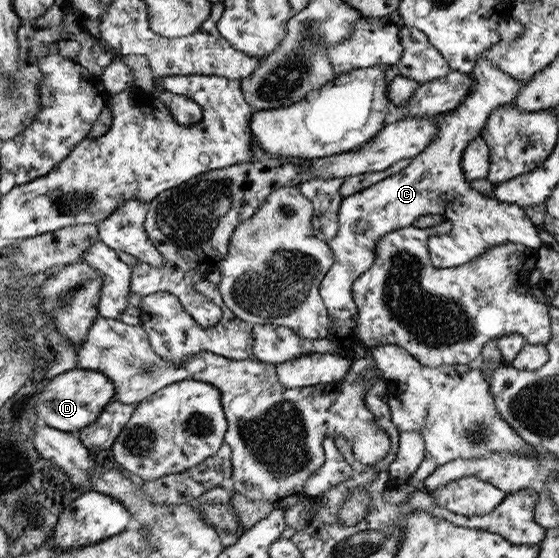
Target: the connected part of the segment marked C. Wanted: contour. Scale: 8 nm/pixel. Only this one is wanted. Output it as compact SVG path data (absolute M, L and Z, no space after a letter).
M484 53L478 56L471 73L474 83L470 93L456 109L448 111L447 114L437 116L438 130L440 131L423 152L414 156L402 171L384 178L376 185L365 188L365 190L357 194L343 197L337 216L339 222L337 235L327 242L327 246L331 247L334 254L334 266L331 267L326 277L322 279L321 284L322 302L326 305L328 313L334 318L327 338L336 344L336 352L333 354L311 352L279 364L277 366L277 375L283 382L283 386L303 388L318 384L341 382L350 369L352 356L354 355L352 354L353 346L363 346L363 343L357 337L357 329L359 328L358 306L354 304L353 284L377 262L379 241L391 232L414 225L422 215L439 214L443 216L445 221L449 221L452 224L452 230L447 235L436 235L435 238L430 238L429 240L430 260L437 269L451 269L465 265L467 262L477 259L486 250L507 244L507 242L523 244L523 246L531 247L532 249L542 248L538 227L526 216L523 207L508 204L507 202L499 202L499 200L491 199L479 193L479 191L468 185L465 171L462 169L462 156L465 154L466 146L475 137L480 136L491 111L494 111L498 106L509 105L512 100L518 97L525 82L500 69L500 66L490 61Z

